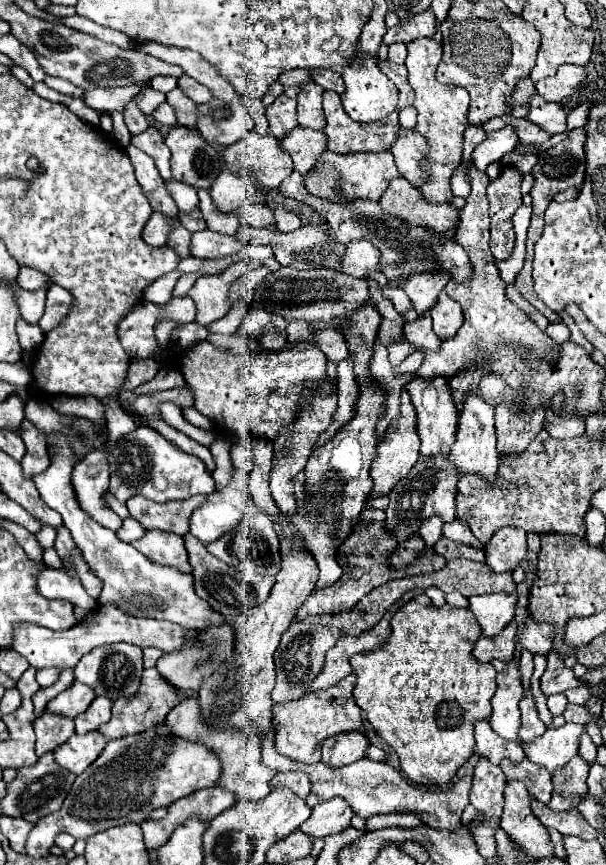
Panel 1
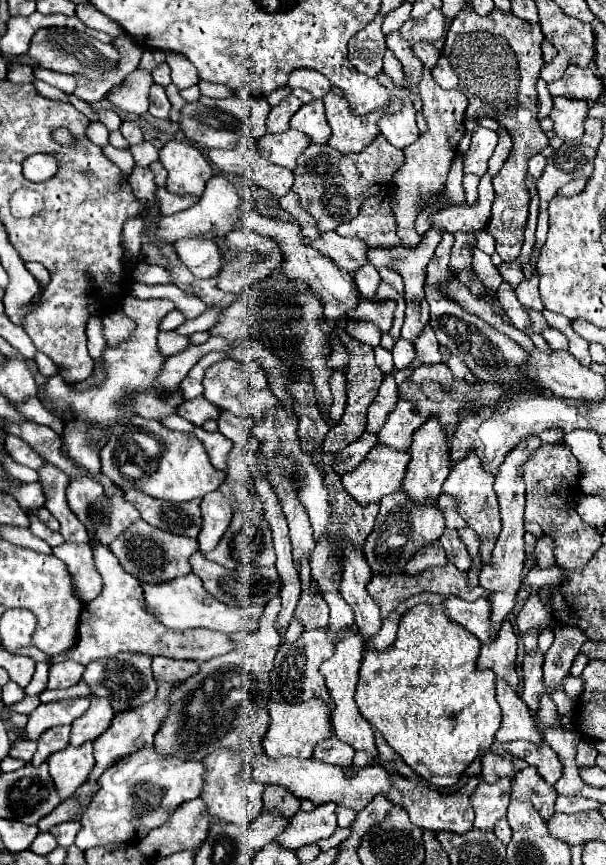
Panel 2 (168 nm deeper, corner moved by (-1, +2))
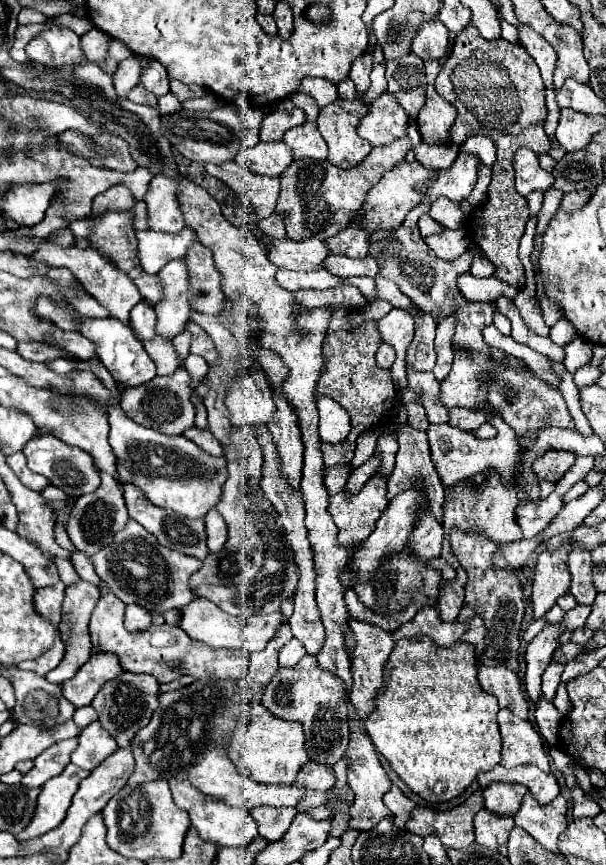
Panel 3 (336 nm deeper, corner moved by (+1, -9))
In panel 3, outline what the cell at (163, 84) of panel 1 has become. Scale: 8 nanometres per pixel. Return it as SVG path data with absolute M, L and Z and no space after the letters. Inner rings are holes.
M142 59L142 75L140 75L140 83L154 93L156 97L170 93L170 79L166 69L156 61L156 59Z

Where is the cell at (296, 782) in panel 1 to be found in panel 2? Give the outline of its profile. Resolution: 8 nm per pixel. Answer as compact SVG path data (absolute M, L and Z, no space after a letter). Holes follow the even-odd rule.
M270 784L264 790L264 810L274 810L274 808L280 814L292 818L300 808L300 800L296 796L292 796L286 788L282 788L278 784Z

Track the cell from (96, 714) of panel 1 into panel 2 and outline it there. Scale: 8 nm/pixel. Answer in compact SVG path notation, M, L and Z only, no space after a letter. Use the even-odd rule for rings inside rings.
M92 696L92 704L90 708L72 722L72 736L70 736L70 744L72 746L80 746L86 740L94 740L98 738L112 722L114 710L110 706L108 700L104 698L96 698Z

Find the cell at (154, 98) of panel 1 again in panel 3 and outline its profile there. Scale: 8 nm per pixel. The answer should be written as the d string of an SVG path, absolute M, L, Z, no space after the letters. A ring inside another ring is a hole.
M136 55L130 57L132 59L124 59L122 63L118 63L118 69L114 73L114 87L122 97L126 97L128 91L140 83L140 61Z

